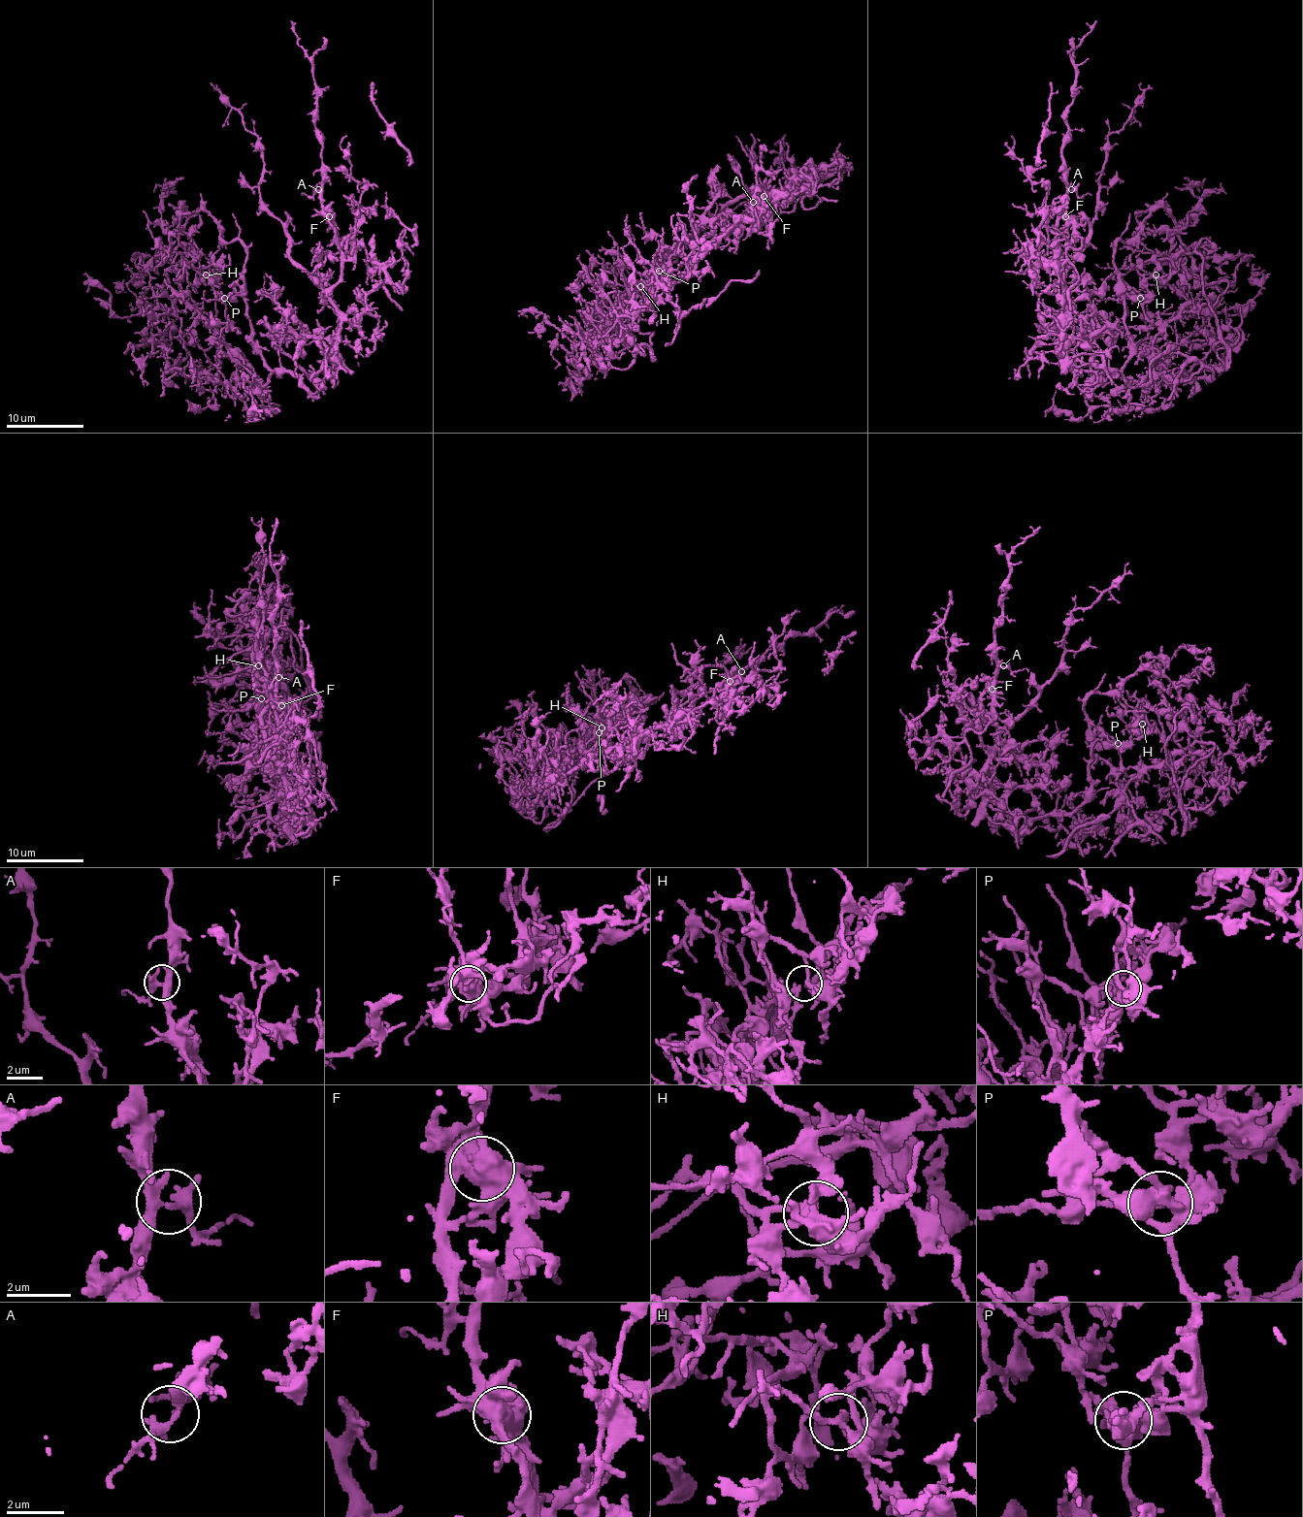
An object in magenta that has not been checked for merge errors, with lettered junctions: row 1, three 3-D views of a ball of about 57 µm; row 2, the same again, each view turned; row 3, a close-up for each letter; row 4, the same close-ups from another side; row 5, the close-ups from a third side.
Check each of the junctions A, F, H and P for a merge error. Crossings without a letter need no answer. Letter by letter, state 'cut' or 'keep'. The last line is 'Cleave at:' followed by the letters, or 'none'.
A: keep
F: cut
H: keep
P: cut
Cleave at: F, P

